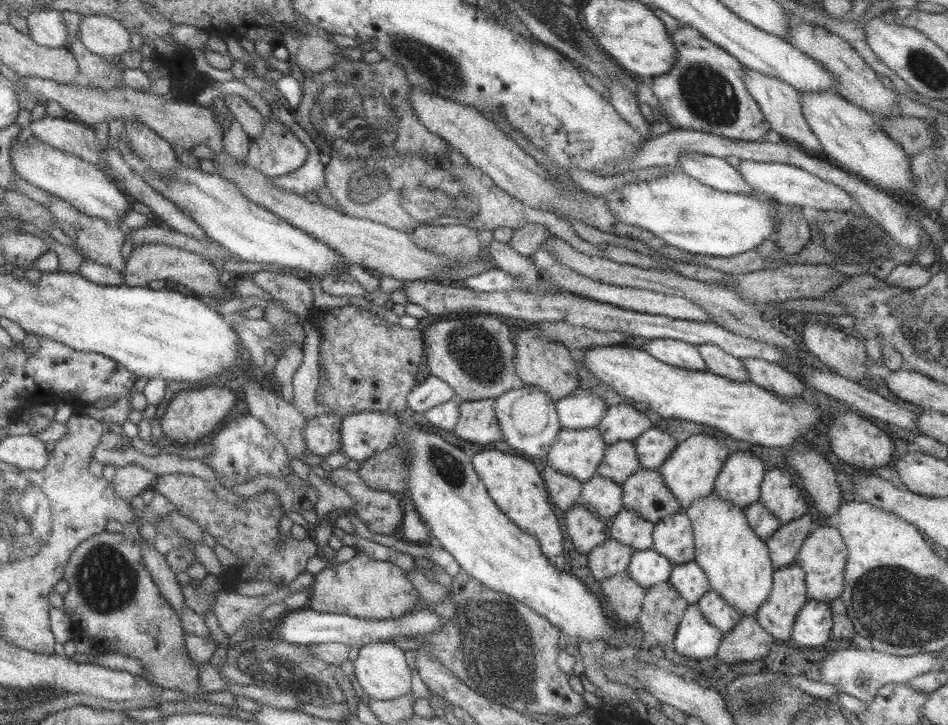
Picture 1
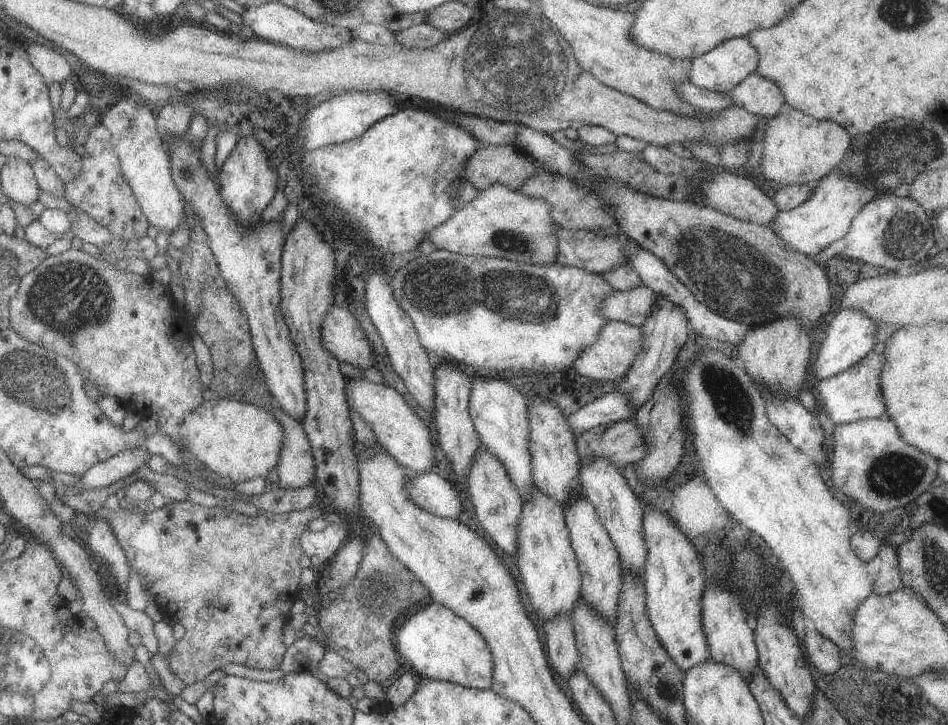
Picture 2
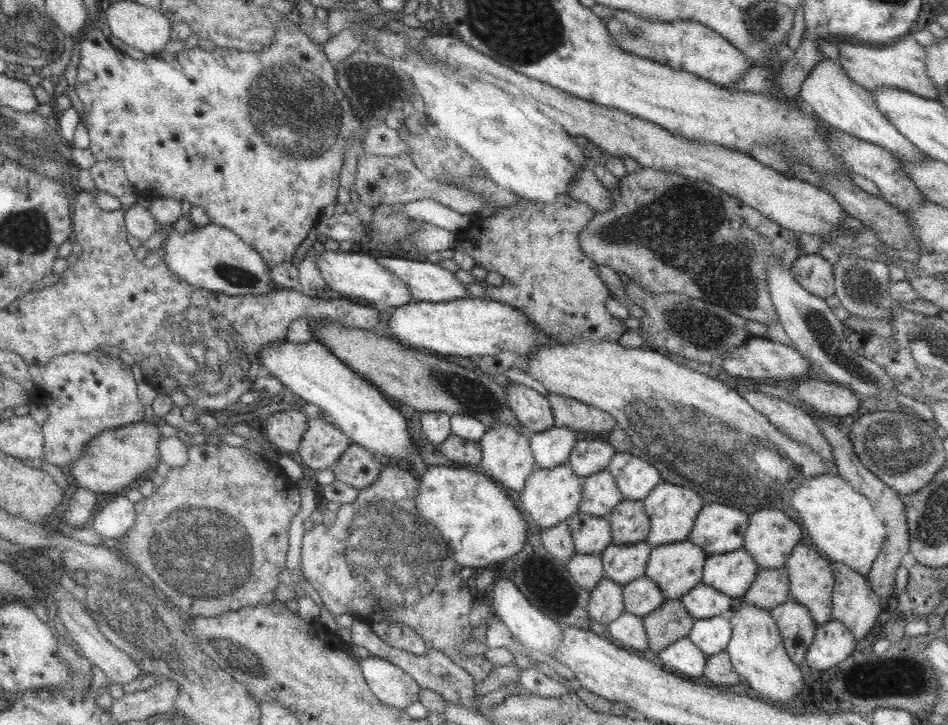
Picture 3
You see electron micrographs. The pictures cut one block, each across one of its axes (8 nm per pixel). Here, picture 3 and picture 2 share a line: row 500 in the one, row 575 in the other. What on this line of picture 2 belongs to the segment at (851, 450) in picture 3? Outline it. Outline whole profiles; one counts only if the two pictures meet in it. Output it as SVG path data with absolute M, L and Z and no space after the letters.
M881 544L878 554L867 563L867 569L873 578L874 594L887 595L904 588L896 548Z

